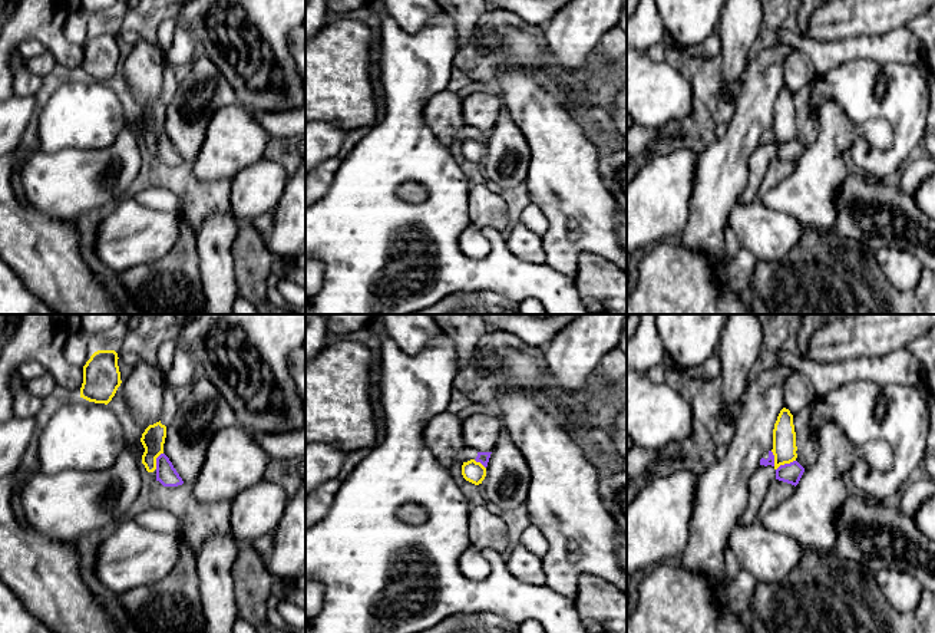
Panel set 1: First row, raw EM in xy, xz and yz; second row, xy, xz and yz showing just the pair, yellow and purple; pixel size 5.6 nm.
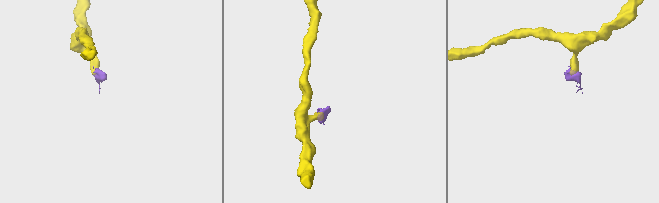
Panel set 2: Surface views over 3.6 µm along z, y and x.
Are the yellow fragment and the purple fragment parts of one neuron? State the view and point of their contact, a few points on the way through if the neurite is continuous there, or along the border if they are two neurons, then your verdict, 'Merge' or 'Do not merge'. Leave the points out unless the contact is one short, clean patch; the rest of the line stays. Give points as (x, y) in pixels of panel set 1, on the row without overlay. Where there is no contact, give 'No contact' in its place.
Touches yellow at yz (785, 141). Boundary: yz (795, 138), (782, 142), (776, 148). Do not merge

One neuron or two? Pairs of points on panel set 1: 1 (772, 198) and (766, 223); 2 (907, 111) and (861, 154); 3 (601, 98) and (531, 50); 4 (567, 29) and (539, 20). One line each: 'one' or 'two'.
1: two
2: one
3: one
4: two

